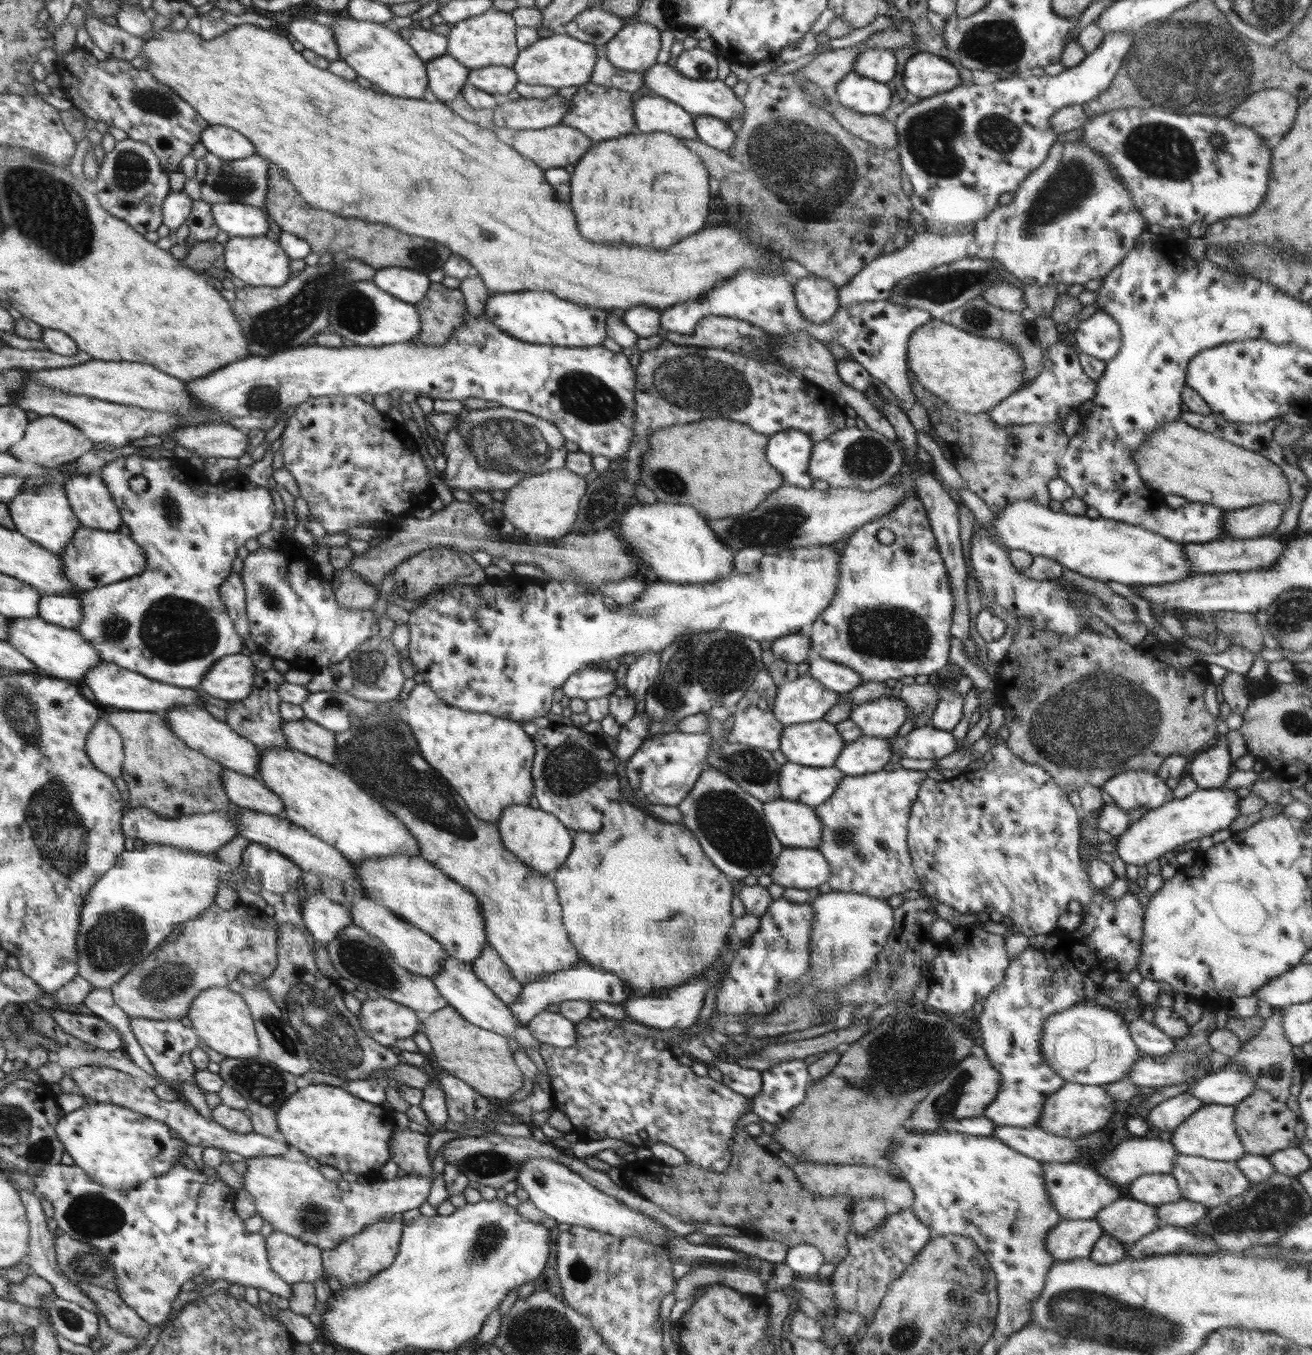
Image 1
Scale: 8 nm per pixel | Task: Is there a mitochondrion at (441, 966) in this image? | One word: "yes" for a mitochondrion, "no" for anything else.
no

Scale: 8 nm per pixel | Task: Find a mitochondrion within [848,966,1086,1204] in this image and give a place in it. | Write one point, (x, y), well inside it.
(902, 1060)

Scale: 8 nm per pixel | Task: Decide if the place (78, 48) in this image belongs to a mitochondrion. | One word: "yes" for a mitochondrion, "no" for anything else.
no

